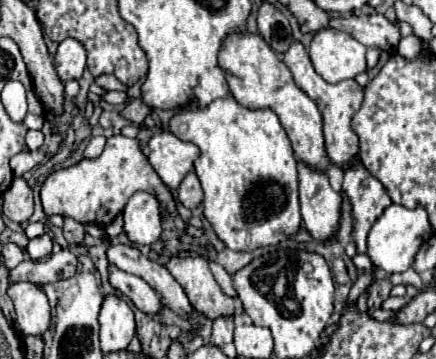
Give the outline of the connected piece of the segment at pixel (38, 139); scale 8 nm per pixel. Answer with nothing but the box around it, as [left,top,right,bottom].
[26,130,44,150]

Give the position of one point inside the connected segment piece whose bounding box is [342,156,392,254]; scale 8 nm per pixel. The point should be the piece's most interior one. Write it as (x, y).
(369, 198)

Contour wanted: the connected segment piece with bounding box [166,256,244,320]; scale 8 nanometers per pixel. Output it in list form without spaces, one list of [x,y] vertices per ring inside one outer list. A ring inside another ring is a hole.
[[[172,256],[166,262],[166,268],[184,288],[192,306],[208,320],[216,320],[220,316],[238,316],[244,312],[242,302],[238,298],[226,296],[222,292],[204,258]]]

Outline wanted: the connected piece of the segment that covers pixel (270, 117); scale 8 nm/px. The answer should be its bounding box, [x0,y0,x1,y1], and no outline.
[170,96,302,252]

